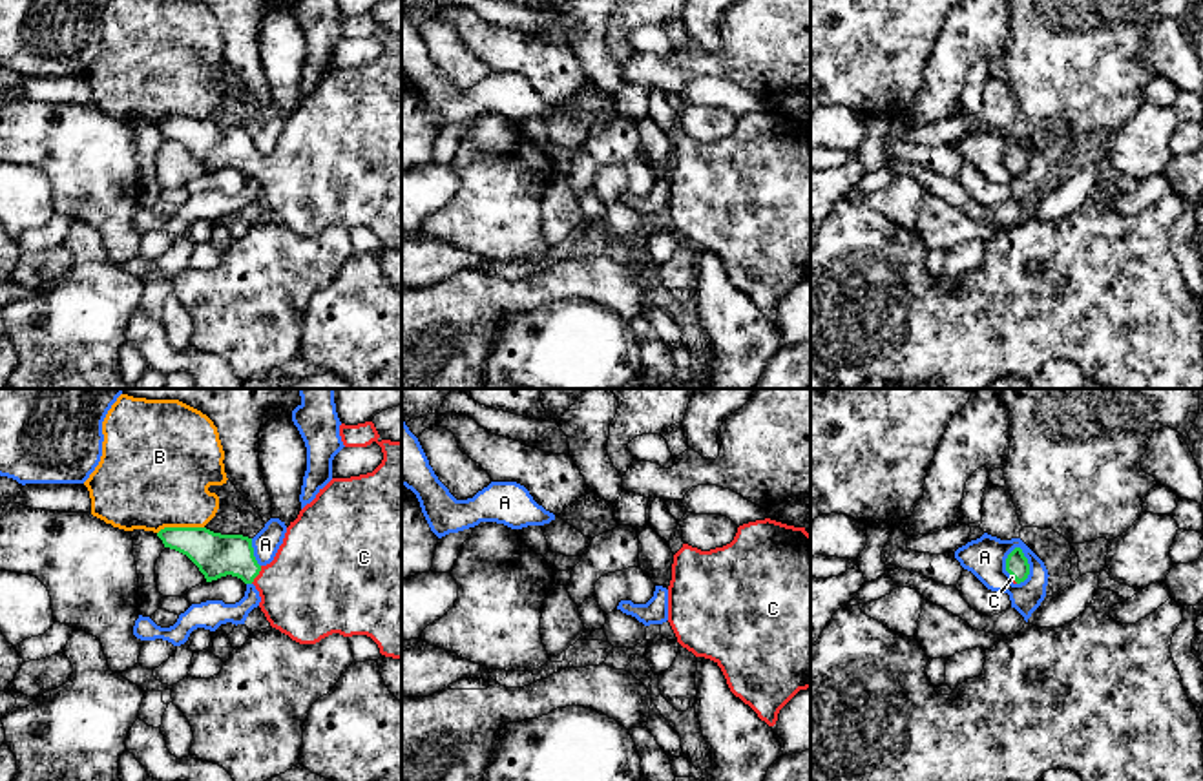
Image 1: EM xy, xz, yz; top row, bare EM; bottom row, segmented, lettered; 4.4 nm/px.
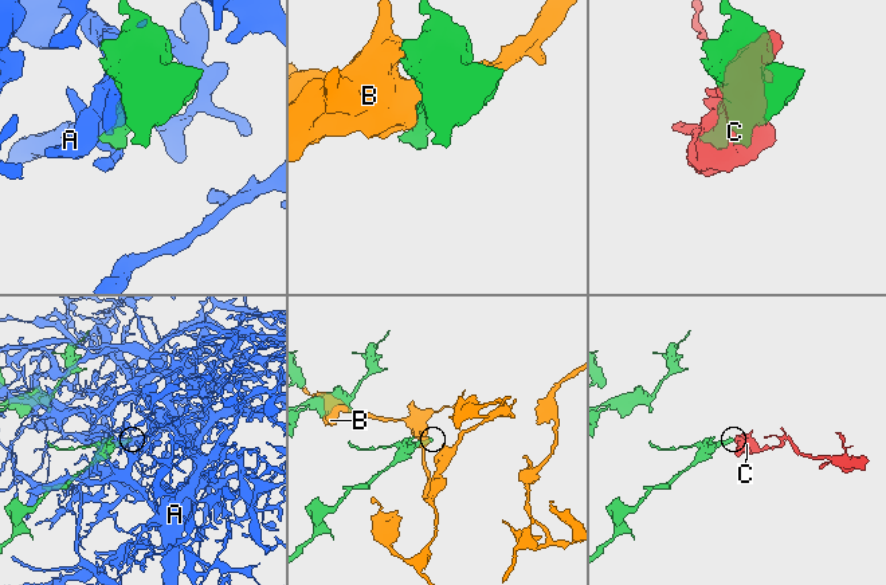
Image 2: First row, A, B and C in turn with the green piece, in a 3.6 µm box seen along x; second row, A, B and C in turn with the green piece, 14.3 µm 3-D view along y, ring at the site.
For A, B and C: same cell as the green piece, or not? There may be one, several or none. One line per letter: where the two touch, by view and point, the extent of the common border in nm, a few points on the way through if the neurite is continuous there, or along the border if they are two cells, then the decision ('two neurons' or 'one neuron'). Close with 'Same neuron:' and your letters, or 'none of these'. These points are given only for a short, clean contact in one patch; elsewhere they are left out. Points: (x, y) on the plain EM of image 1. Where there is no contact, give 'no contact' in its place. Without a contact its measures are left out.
A: yz (1028, 156) | 180 nm | two neurons
B: xy (179, 119) | 220 nm | two neurons
C: xy (258, 165) | 90 nm | across xy (216, 146), (234, 146), (258, 165), (292, 179), (313, 179) | one neuron
Same neuron: C

